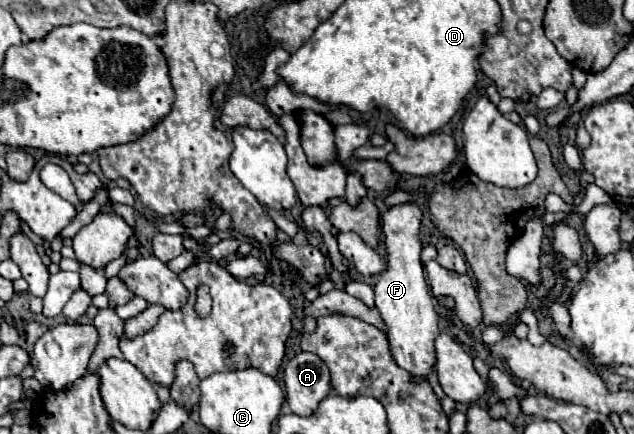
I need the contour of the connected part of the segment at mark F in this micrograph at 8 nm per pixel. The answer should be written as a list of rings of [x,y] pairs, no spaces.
[[[396,204],[382,214],[382,232],[386,244],[386,268],[380,272],[374,284],[376,308],[380,310],[384,322],[388,324],[388,342],[396,362],[406,368],[414,380],[426,376],[434,362],[434,338],[440,334],[438,314],[434,312],[432,296],[424,280],[422,268],[422,240],[420,240],[420,220],[422,210],[416,204]]]

